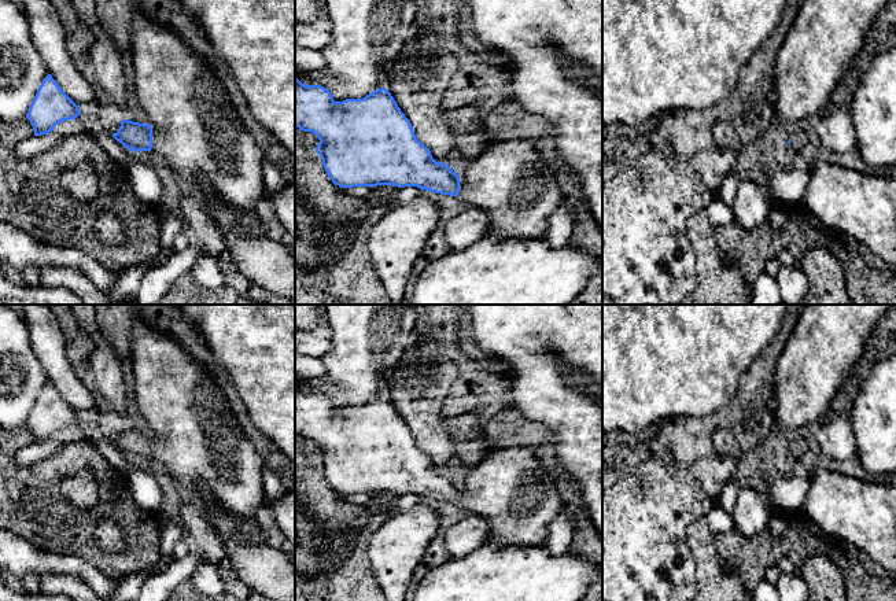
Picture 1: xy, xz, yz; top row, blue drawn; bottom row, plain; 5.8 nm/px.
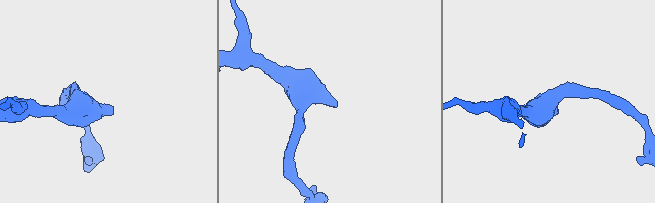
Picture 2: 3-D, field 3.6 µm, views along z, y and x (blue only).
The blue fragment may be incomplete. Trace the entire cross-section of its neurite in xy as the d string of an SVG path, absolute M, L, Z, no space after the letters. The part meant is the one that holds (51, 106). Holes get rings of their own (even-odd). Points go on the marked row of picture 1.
M48 74L37 89L26 118L30 121L34 136L47 134L63 121L80 115L78 106L59 88Z

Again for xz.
M295 77L295 126L314 133L320 143L316 152L321 156L324 169L335 185L342 188L395 185L417 187L440 195L457 196L465 207L479 207L488 214L487 235L499 239L541 239L549 229L549 220L561 203L563 195L543 156L537 151L535 141L526 137L490 144L479 156L461 166L457 174L446 163L436 162L431 151L416 139L410 121L398 107L391 93L376 89L362 99L335 102L331 92L321 85L305 85Z

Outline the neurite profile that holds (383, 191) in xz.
M377 185L376 189L377 193L365 198L365 204L349 218L350 222L355 224L361 221L369 209L384 204L386 200L392 198L399 188L395 185Z

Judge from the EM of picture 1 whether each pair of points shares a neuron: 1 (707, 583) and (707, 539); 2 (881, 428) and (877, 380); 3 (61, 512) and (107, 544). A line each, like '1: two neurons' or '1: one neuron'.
1: one neuron
2: one neuron
3: two neurons

